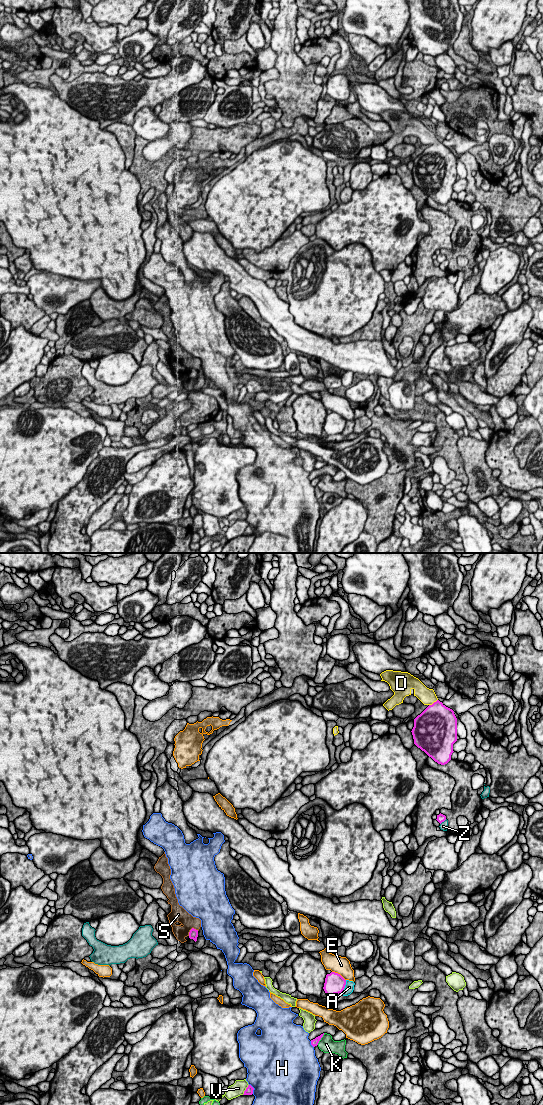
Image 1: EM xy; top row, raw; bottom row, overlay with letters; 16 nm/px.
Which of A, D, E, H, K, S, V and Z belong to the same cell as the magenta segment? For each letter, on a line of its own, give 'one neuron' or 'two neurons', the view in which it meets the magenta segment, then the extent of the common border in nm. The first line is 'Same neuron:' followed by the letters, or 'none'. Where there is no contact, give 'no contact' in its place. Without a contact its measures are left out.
Same neuron: D
A: two neurons | xy | 220 nm
D: one neuron | xy | 180 nm
E: two neurons | xy | 260 nm
H: two neurons | xy | 170 nm
K: two neurons | xy | 220 nm
S: two neurons | xy | 190 nm
V: two neurons | xy | 200 nm
Z: two neurons | xy | 140 nm

